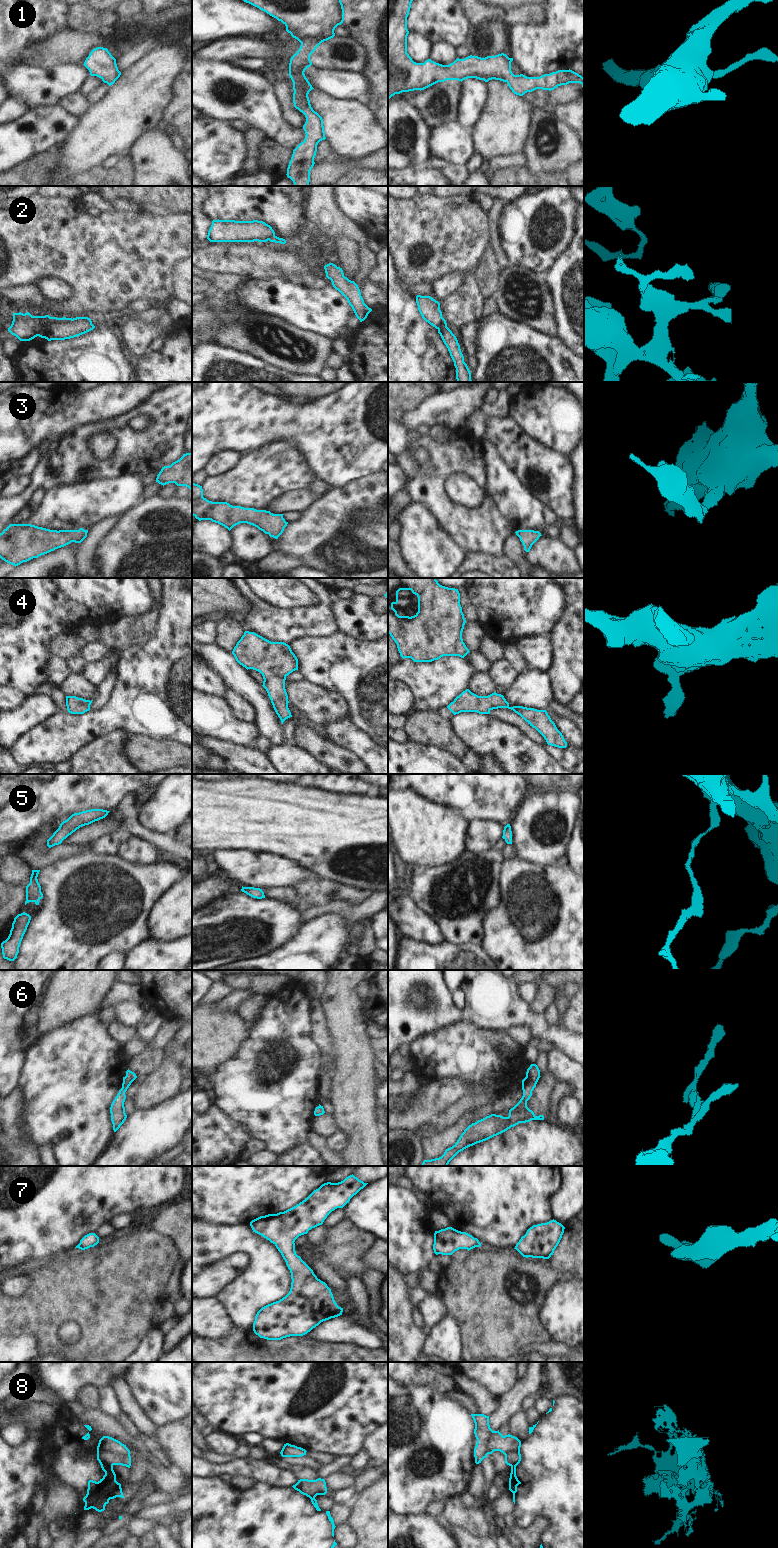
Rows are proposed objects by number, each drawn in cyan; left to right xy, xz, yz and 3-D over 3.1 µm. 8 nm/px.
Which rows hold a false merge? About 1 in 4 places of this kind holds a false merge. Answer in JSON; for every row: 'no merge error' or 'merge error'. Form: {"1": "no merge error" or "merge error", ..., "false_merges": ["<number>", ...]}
{"1": "no merge error", "2": "merge error", "3": "no merge error", "4": "no merge error", "5": "no merge error", "6": "no merge error", "7": "no merge error", "8": "merge error", "false_merges": ["2", "8"]}

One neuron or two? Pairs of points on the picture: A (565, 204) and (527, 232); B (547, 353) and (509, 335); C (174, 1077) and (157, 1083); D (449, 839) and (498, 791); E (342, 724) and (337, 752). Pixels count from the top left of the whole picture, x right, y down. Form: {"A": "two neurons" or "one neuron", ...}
{"A": "one neuron", "B": "one neuron", "C": "one neuron", "D": "two neurons", "E": "two neurons"}

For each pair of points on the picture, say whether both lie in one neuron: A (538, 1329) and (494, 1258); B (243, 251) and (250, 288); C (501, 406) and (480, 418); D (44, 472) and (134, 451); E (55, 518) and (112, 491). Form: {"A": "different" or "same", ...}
{"A": "same", "B": "different", "C": "same", "D": "same", "E": "same"}

